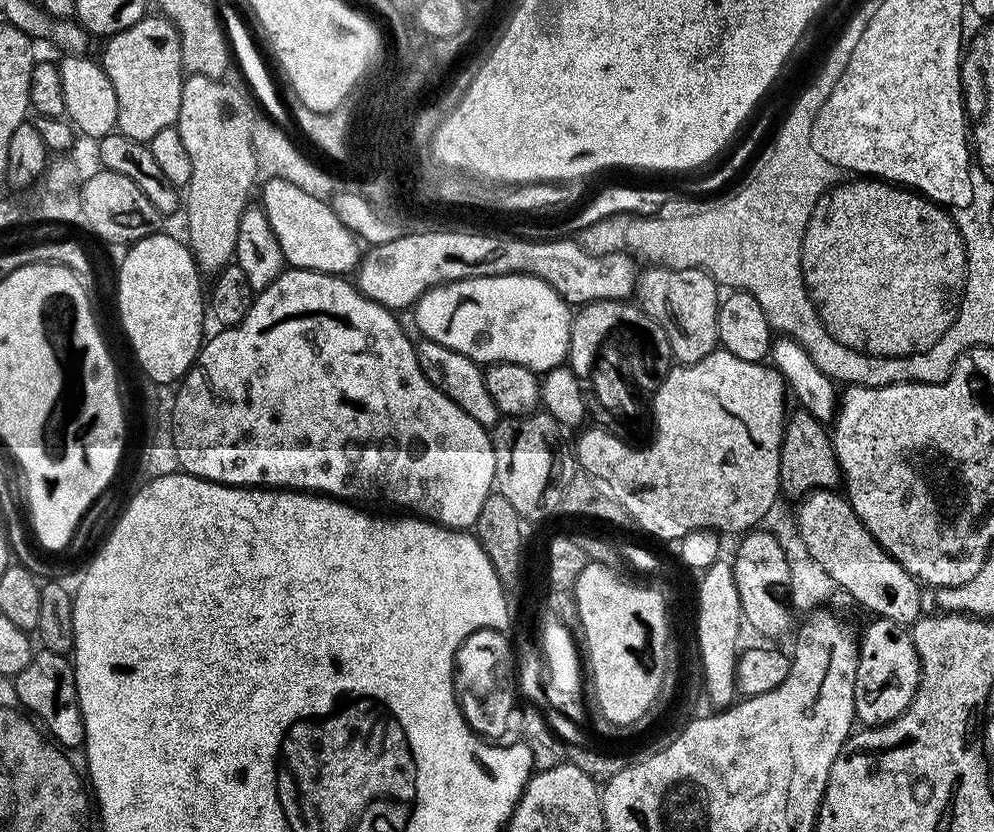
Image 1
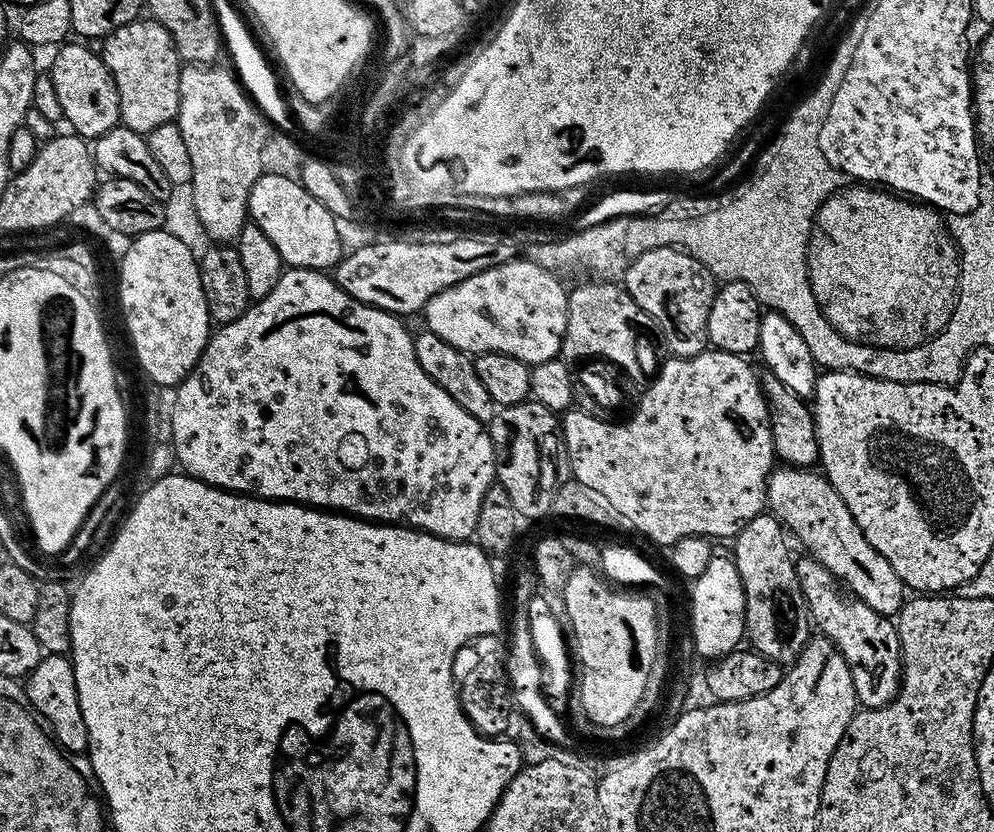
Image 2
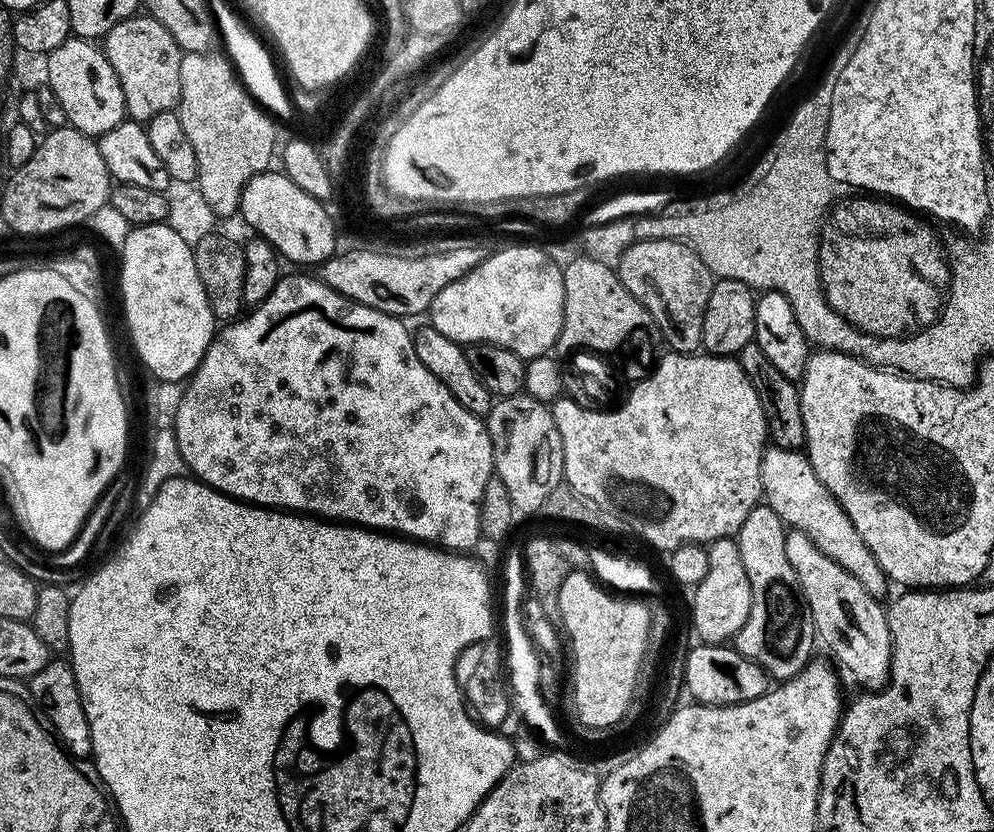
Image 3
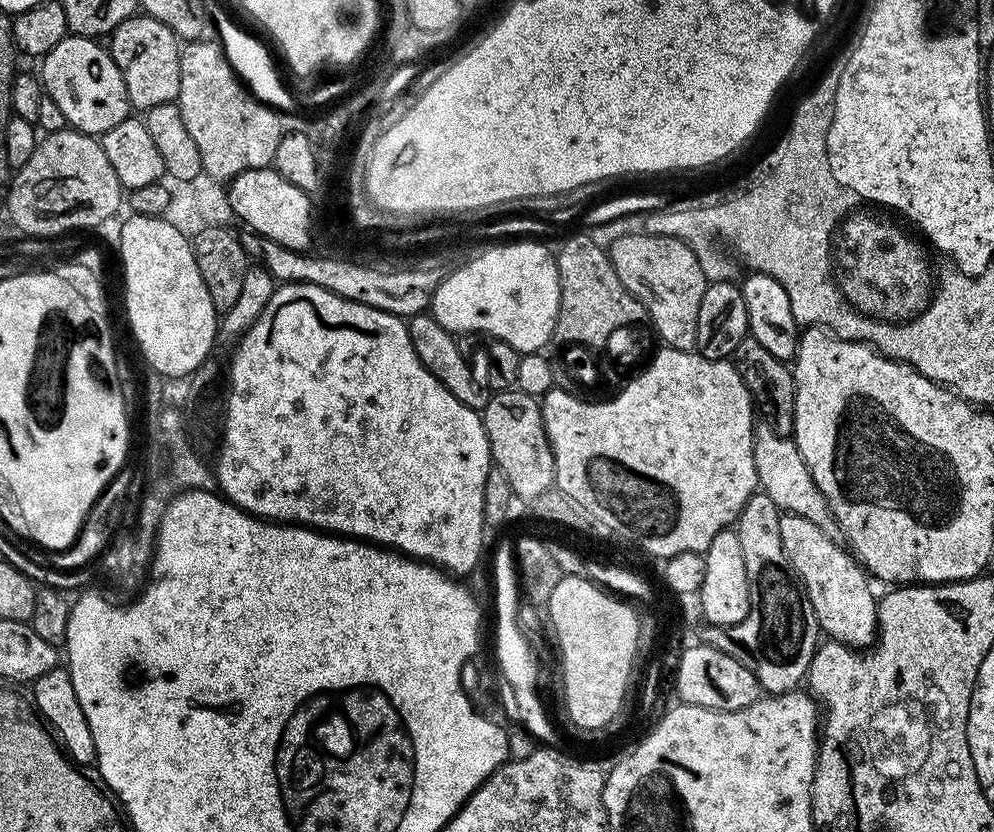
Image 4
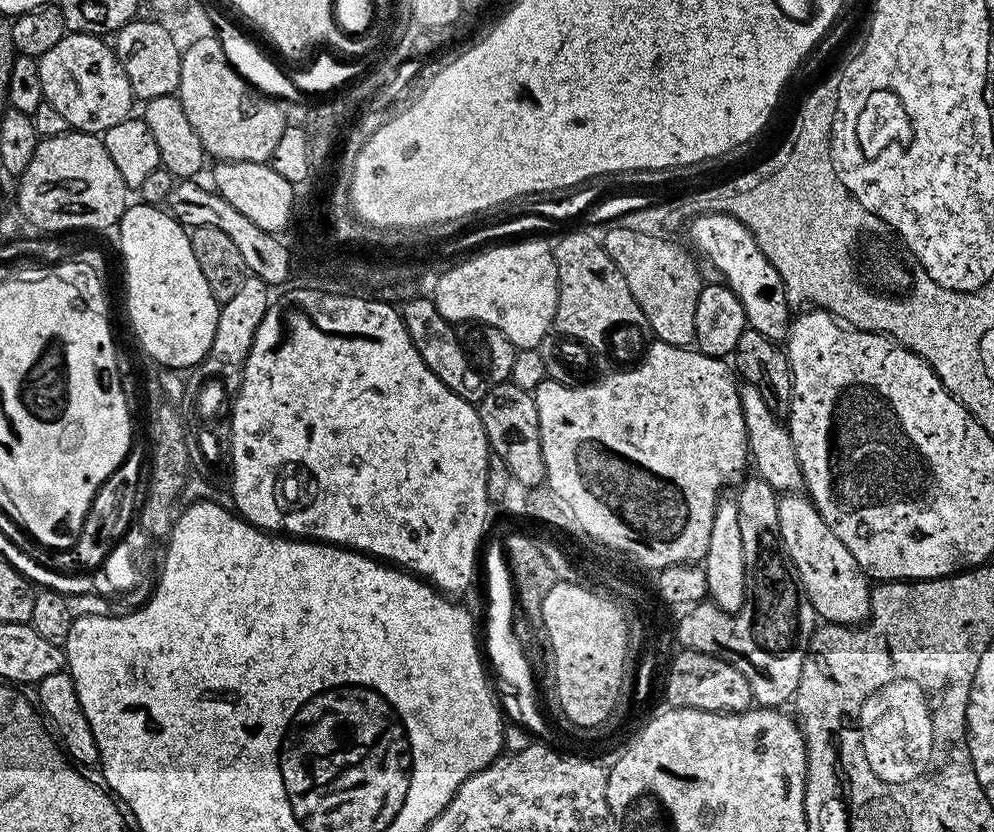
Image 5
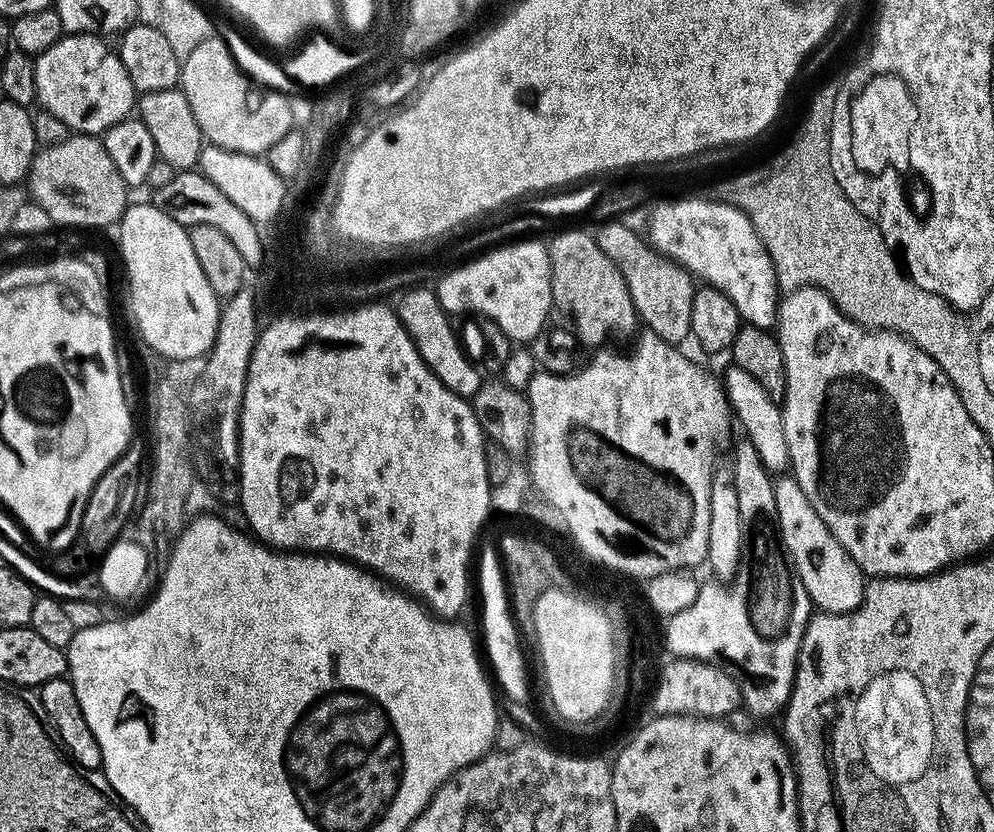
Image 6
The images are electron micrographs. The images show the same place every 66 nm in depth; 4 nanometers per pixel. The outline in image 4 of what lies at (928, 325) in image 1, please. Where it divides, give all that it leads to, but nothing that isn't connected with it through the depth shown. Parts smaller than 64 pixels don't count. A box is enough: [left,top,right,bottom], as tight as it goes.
[840,216,927,322]

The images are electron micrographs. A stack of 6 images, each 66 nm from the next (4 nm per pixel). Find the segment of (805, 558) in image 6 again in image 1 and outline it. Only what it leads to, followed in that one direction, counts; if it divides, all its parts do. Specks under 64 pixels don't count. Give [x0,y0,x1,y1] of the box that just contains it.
[854,618,920,726]

